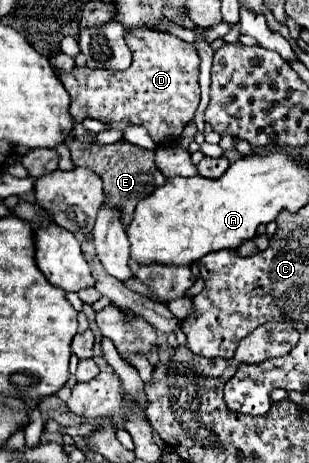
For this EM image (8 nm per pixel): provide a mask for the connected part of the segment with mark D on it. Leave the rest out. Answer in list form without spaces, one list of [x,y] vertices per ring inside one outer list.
[[[149,28],[127,30],[125,42],[133,54],[133,62],[125,72],[105,72],[87,66],[75,66],[69,74],[59,72],[59,80],[71,96],[69,112],[75,122],[95,118],[117,130],[125,130],[131,124],[145,126],[159,146],[173,144],[199,106],[199,54],[177,36]]]

